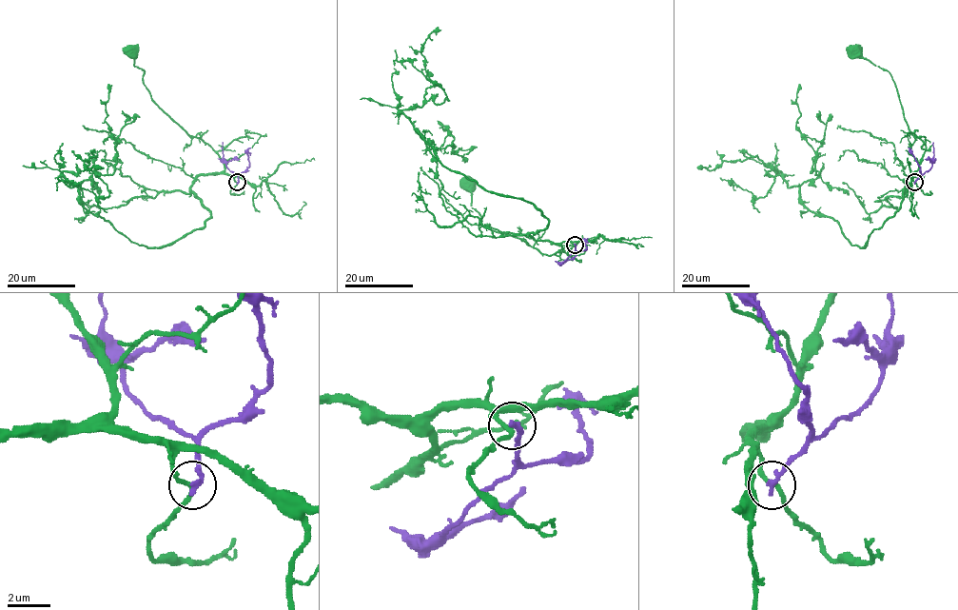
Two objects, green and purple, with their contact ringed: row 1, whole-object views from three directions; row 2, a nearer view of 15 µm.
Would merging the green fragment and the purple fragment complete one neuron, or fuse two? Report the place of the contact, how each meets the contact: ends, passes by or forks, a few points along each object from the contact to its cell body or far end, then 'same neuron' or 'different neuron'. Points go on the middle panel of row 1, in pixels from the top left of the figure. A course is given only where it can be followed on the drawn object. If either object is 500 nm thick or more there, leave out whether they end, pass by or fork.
place (575, 245); green passes by; purple ends; course green (574, 245), (563, 242), (559, 249), (546, 255), (521, 239), (483, 226), (481, 217), (472, 207), (470, 185); course purple (574, 245), (575, 250), (559, 263); different neuron

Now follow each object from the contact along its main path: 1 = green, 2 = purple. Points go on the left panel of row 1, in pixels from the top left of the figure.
1: (237, 182), (225, 174), (223, 160), (208, 146), (190, 137), (152, 99), (133, 51)
2: (237, 182), (238, 176), (225, 166), (223, 142)

